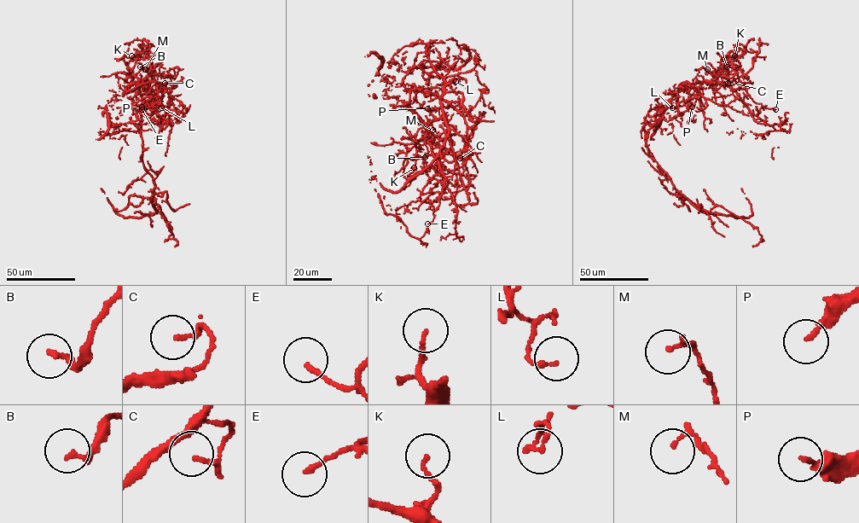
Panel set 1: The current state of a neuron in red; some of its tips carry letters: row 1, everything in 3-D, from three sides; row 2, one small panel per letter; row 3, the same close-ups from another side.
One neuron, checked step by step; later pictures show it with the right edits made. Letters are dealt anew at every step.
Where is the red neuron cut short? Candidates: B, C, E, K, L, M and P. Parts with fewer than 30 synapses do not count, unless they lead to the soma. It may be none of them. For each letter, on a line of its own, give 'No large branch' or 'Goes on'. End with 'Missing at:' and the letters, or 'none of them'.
B: No large branch
C: No large branch
E: No large branch
K: No large branch
L: No large branch
M: No large branch
P: No large branch
Missing at: none of them

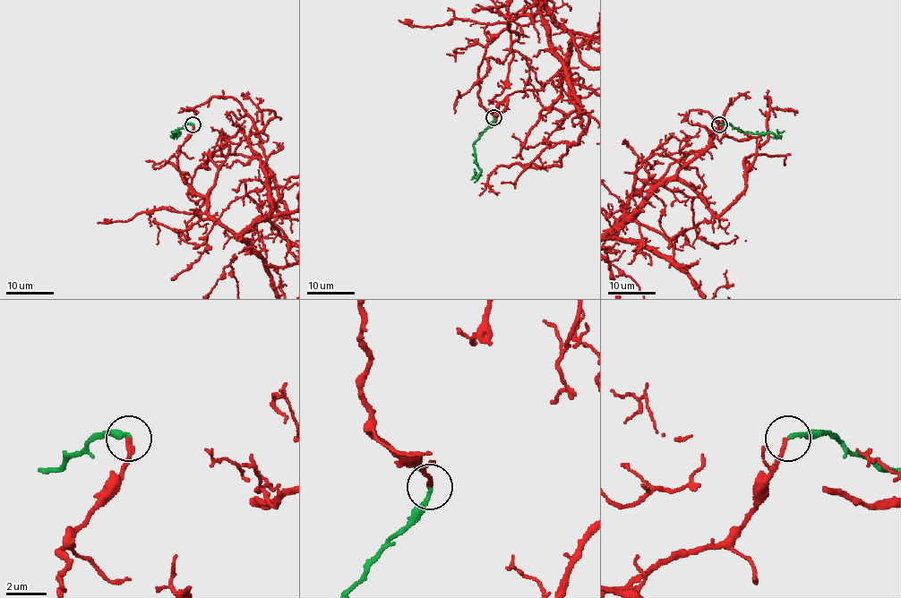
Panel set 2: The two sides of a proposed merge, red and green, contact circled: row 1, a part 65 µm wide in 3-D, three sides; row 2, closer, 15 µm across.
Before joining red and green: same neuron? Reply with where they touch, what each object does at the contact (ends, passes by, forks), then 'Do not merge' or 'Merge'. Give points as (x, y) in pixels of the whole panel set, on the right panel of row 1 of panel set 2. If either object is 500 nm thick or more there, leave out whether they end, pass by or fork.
Place: (719, 124). At the ring red ends. At the ring green ends. Merge

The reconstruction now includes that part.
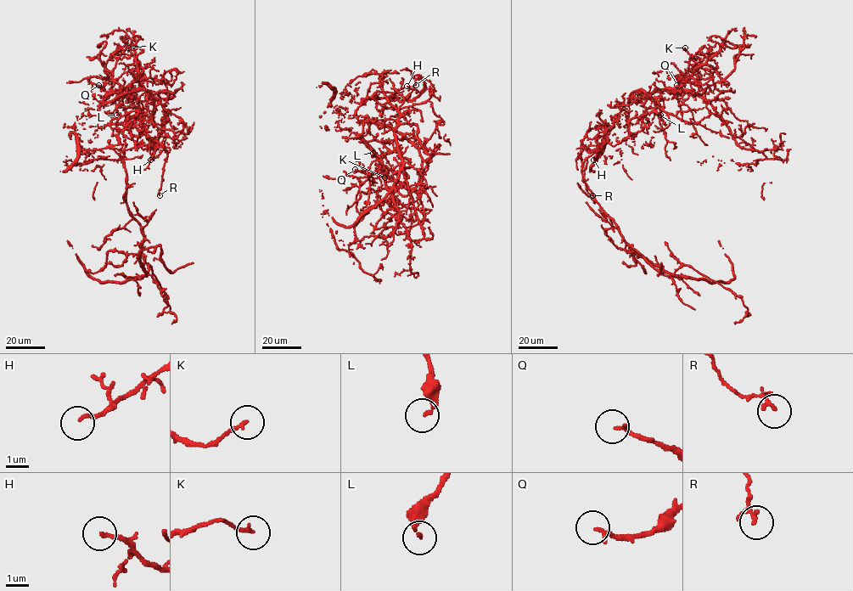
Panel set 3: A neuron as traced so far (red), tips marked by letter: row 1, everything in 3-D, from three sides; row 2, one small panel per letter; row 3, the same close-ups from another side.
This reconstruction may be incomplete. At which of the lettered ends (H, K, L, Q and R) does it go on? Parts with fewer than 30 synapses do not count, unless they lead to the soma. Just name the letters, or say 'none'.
H

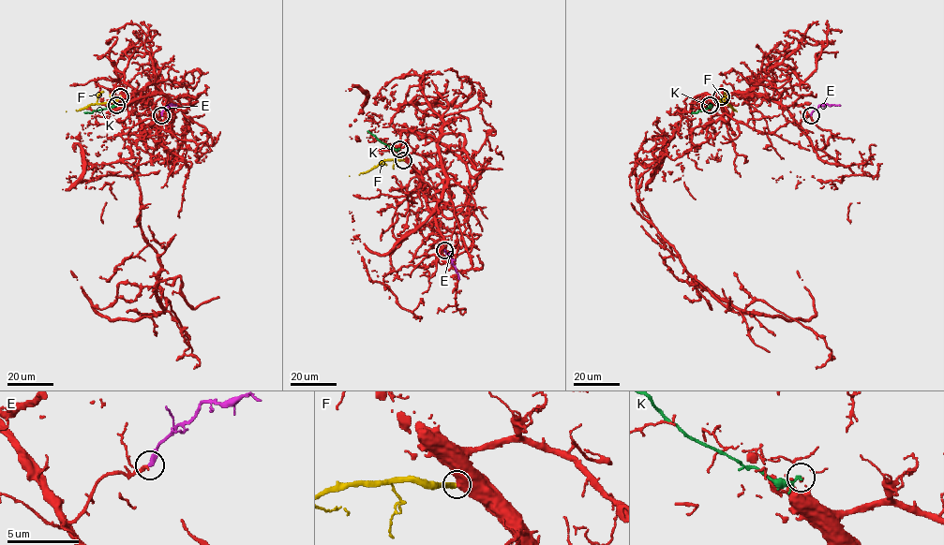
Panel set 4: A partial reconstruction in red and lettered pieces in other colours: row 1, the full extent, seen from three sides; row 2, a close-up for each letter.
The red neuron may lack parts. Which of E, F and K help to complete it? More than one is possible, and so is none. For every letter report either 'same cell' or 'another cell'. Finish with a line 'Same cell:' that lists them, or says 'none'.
E: same cell
F: another cell
K: another cell
Same cell: E

